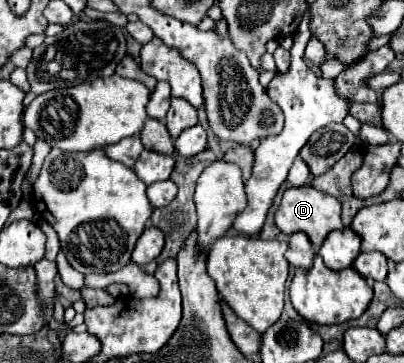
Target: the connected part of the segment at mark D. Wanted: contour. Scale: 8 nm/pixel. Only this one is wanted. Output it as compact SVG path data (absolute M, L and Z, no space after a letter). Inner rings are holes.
M309 185L305 187L291 187L283 193L283 201L275 213L275 223L277 227L285 233L285 235L291 235L291 233L297 233L297 231L303 231L309 241L313 243L315 249L321 247L321 243L325 241L325 237L335 231L335 229L343 229L343 223L341 223L341 203L337 203L337 199L333 199L333 195L325 195Z

